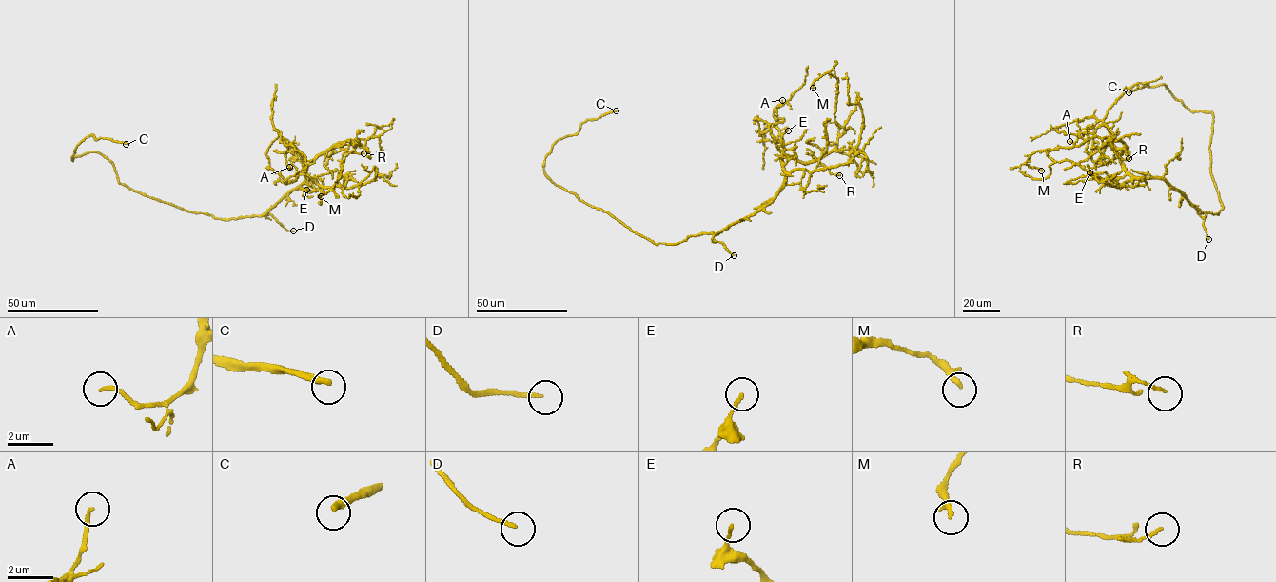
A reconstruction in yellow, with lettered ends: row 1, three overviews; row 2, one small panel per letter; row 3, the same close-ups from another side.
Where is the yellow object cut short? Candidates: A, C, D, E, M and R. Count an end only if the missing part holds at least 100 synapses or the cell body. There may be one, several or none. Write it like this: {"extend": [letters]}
{"extend": ["C", "D"]}

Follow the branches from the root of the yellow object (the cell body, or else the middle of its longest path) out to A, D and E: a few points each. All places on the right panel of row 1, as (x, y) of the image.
A: (1204, 212), (1199, 214), (1164, 179), (1130, 176), (1102, 121), (1069, 141)
D: (1204, 212), (1198, 213), (1207, 216), (1203, 226), (1208, 239)
E: (1204, 212), (1199, 214), (1194, 205), (1164, 179), (1131, 176), (1123, 170), (1098, 179), (1089, 172)

